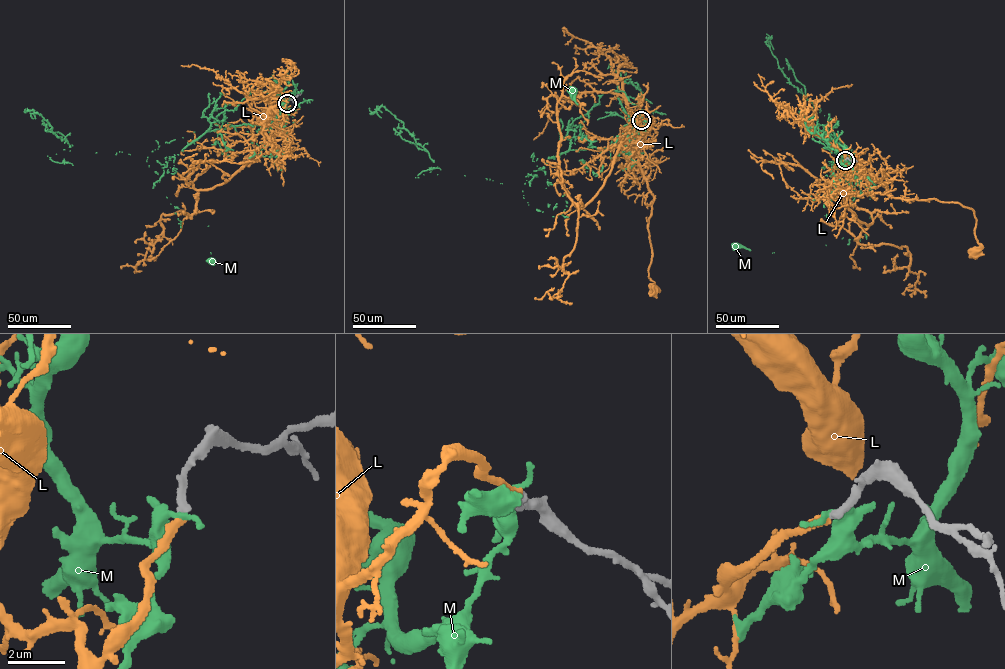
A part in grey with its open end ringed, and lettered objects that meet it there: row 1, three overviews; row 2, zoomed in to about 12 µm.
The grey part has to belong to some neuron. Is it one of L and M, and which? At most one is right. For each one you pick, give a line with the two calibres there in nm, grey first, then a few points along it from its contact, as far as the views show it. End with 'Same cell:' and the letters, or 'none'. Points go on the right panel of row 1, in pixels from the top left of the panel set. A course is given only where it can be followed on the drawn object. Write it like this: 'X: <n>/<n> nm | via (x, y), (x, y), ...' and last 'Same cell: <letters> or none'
L: 260/280 nm | via (845, 160), (840, 163), (848, 162), (849, 194), (933, 198), (971, 209), (980, 246), (976, 250)
Same cell: L

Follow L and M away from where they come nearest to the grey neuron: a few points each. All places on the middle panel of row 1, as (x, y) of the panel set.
L: (641, 120), (625, 137), (637, 144), (639, 165), (653, 198), (648, 269), (657, 289), (653, 290)
M: (641, 120), (634, 150), (568, 150), (528, 174), (540, 211), (566, 216), (586, 171), (573, 90)

